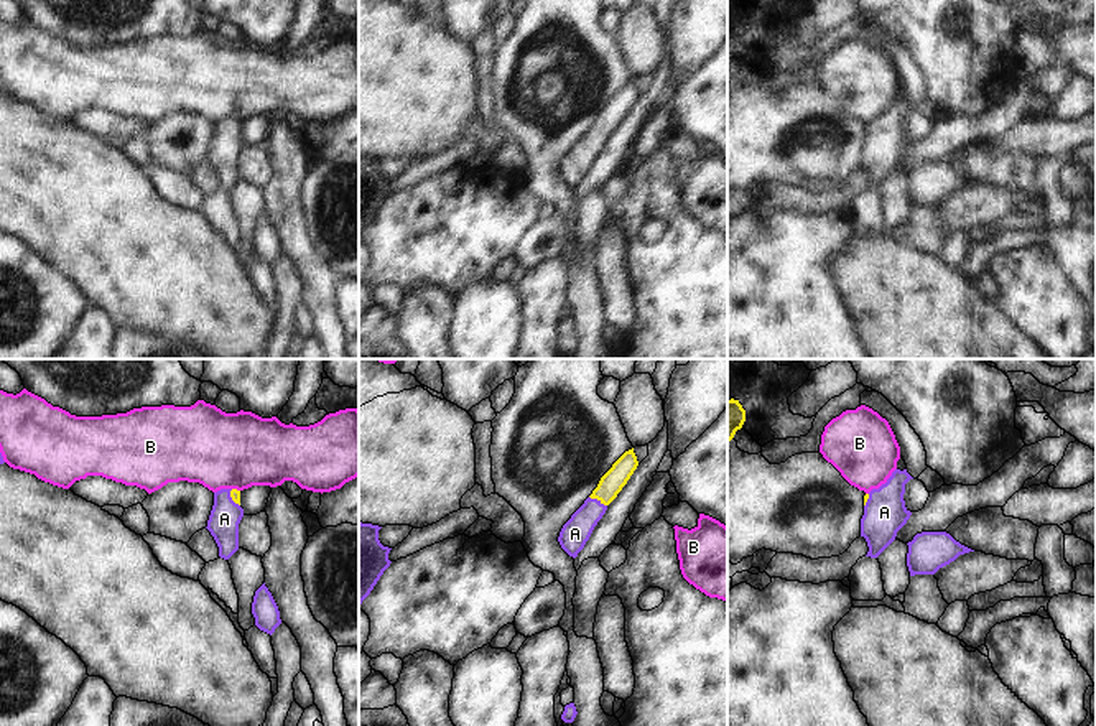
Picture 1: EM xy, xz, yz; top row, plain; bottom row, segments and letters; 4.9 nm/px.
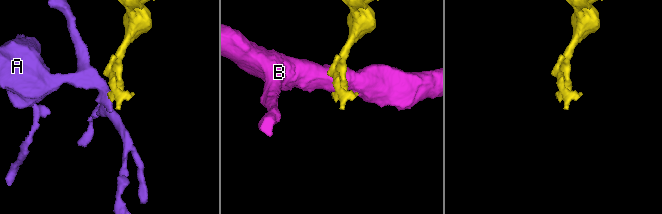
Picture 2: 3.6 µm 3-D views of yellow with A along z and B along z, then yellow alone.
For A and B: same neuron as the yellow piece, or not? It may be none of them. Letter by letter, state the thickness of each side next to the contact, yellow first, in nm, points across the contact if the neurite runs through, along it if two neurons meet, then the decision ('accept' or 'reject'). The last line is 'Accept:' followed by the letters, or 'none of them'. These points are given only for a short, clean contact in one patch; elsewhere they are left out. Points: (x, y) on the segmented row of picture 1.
A: calibres 110 and 140 nm; way xz (616, 478), (598, 499), (575, 534); accept
B: calibres 50 and 380 nm; reject
Accept: A

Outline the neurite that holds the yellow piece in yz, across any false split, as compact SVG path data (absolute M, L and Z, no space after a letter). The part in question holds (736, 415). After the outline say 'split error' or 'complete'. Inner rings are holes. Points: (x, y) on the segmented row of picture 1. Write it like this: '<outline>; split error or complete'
M727 400L727 443L734 438L736 431L742 428L745 421L745 410L739 400Z; complete

